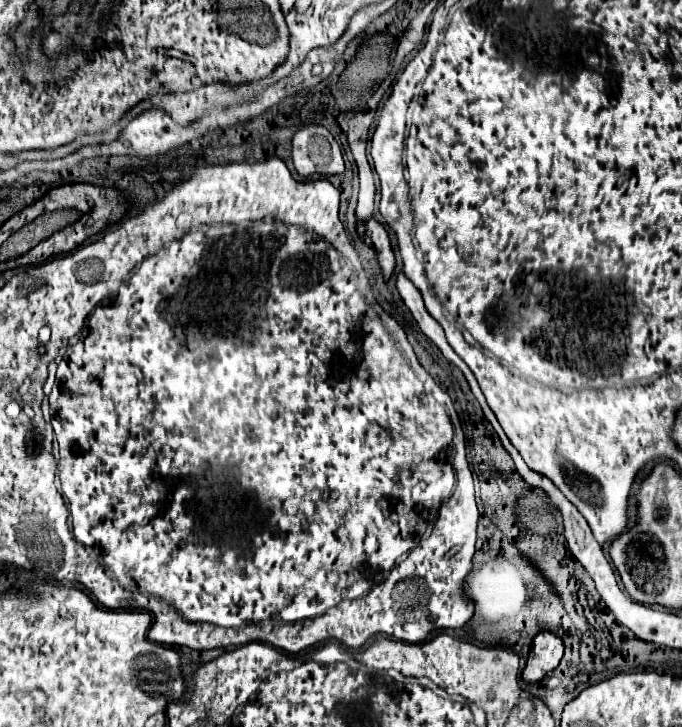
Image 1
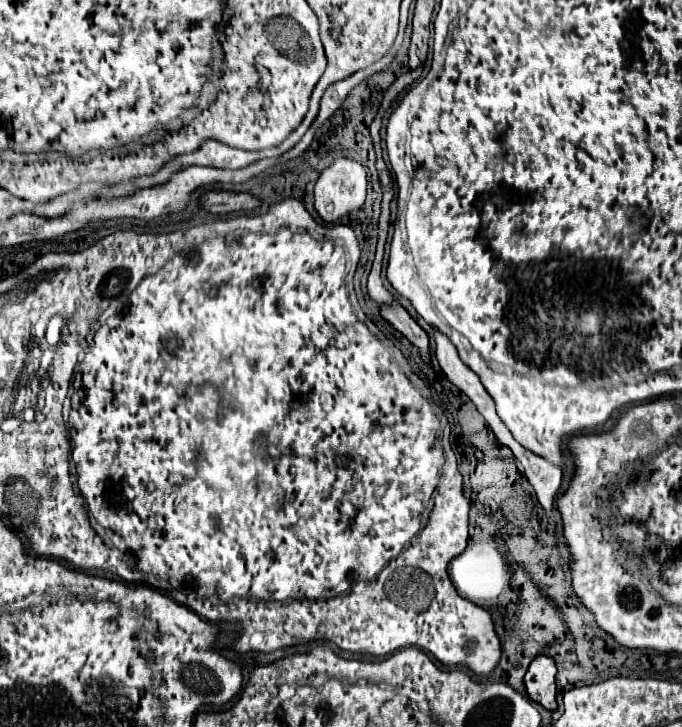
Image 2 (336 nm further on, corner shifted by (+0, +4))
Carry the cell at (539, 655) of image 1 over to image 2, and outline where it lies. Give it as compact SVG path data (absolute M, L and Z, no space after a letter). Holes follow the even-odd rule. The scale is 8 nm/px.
M538 656L526 676L524 676L524 684L526 684L526 692L528 696L542 704L546 710L556 710L556 682L554 682L554 676L556 676L556 664L552 658L548 656Z

